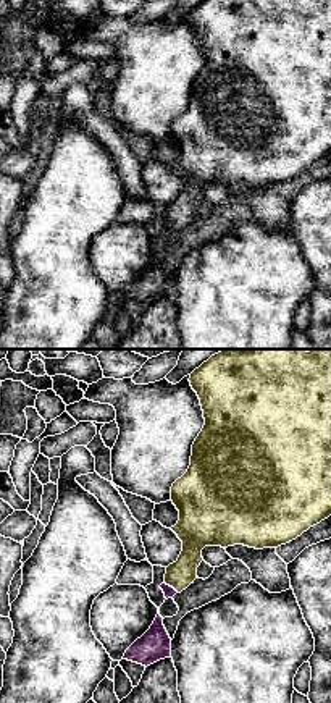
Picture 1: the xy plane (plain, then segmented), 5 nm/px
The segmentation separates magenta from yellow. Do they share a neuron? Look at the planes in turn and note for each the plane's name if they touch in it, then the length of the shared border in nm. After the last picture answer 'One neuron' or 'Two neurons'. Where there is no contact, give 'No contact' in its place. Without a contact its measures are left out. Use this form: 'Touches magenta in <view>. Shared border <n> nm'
Touches magenta in xy. Shared border 90 nm

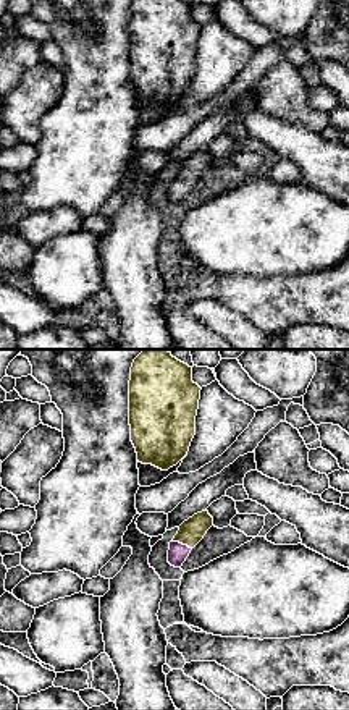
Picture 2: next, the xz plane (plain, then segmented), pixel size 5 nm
Touches magenta in xz. Shared border 110 nm

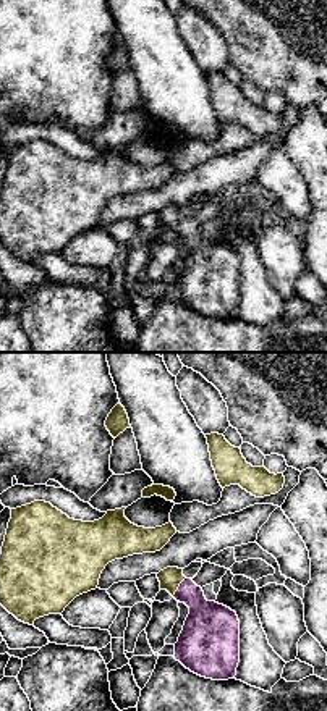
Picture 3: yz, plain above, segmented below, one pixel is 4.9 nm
Touches magenta in yz. Shared border 120 nm

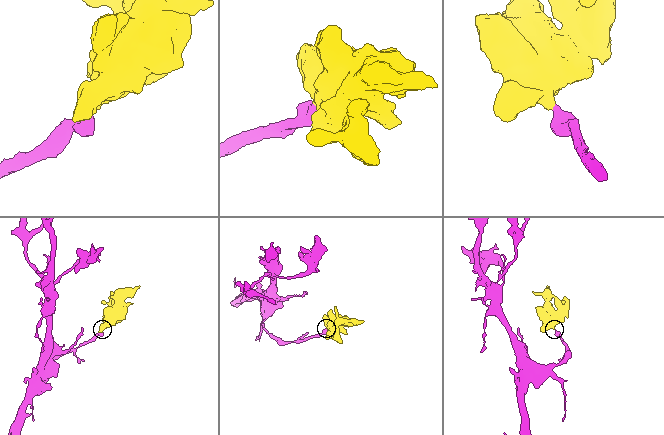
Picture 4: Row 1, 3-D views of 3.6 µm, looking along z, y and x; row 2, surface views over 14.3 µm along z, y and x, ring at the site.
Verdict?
One neuron

